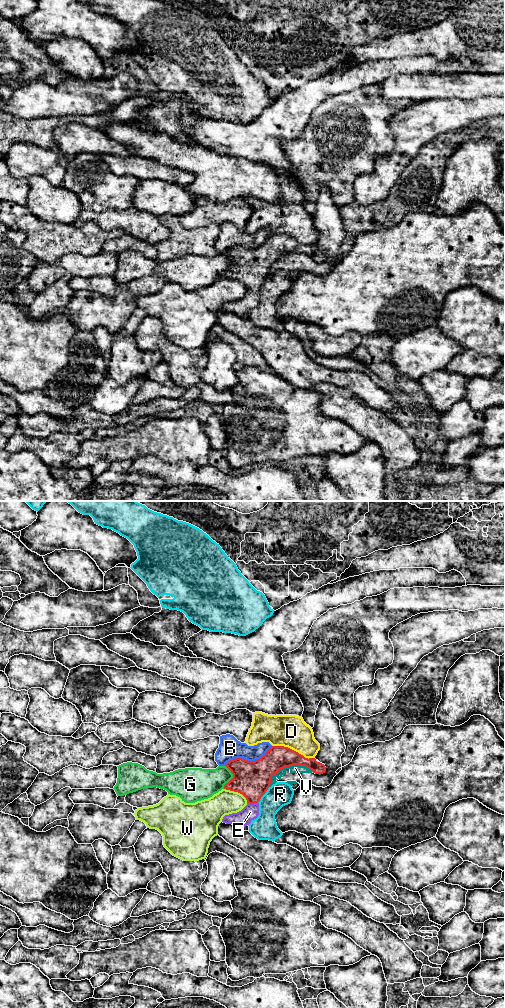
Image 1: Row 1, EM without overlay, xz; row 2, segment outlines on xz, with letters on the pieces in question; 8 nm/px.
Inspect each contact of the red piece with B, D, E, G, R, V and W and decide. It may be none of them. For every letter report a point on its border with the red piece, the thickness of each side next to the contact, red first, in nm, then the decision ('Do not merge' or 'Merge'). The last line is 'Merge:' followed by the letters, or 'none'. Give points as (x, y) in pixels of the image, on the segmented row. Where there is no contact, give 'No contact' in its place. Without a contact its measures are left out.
B: Touches red at xz (247, 760). Thickness 300 nm (red) against 180 nm. Do not merge
D: Touches red at xz (293, 750). Thickness 190 nm (red) against 260 nm. Do not merge
E: Touches red at xz (252, 803). Thickness 300 nm (red) against 130 nm. Merge
G: Touches red at xz (233, 777). Thickness 300 nm (red) against 240 nm. Do not merge
R: Touches red at xz (264, 793). Thickness 300 nm (red) against 190 nm. Do not merge
V: Touches red at xz (287, 766). Thickness 220 nm (red) against 60 nm. Do not merge
W: Touches red at xz (237, 791). Thickness 300 nm (red) against 200 nm. Do not merge
Merge: E

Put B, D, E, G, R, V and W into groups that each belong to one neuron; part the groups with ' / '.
B / D / E / G / R / V / W

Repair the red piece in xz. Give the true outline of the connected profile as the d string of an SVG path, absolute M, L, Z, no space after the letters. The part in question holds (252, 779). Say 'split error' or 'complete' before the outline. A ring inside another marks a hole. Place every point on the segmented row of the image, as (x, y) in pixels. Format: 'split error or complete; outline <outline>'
split error; outline M272 746L264 756L255 761L236 758L226 763L233 778L224 789L242 794L247 805L239 812L225 815L223 823L232 824L249 831L249 824L259 815L259 801L270 787L271 778L279 770L293 765L305 766L315 774L326 771L324 764L315 758L305 758L298 752L284 746Z

